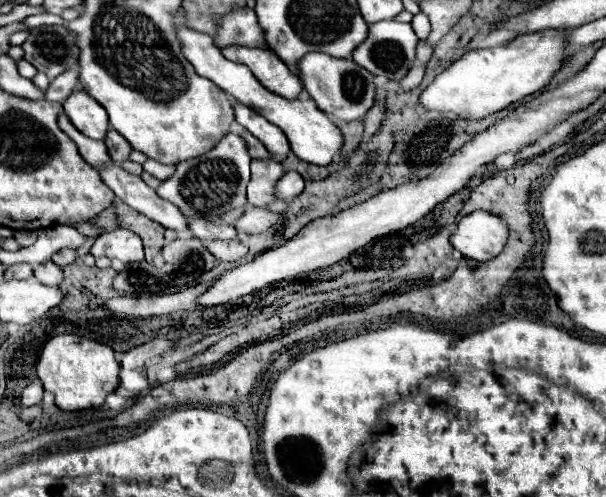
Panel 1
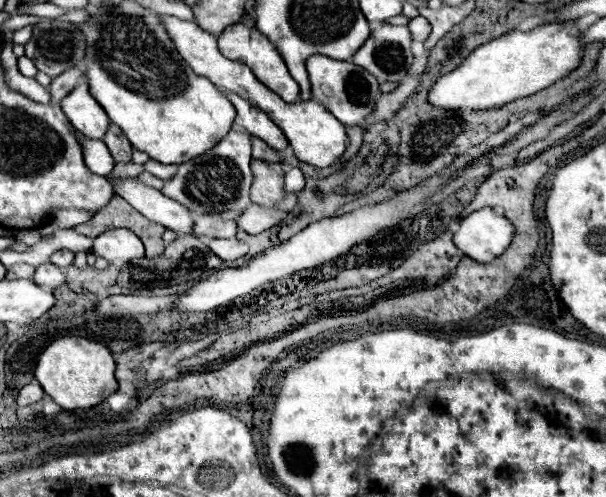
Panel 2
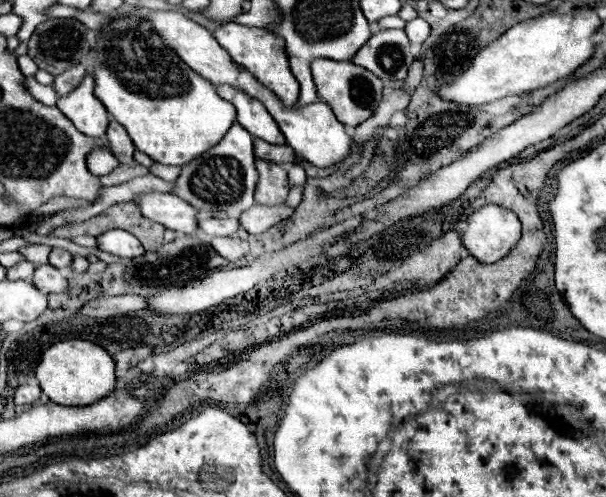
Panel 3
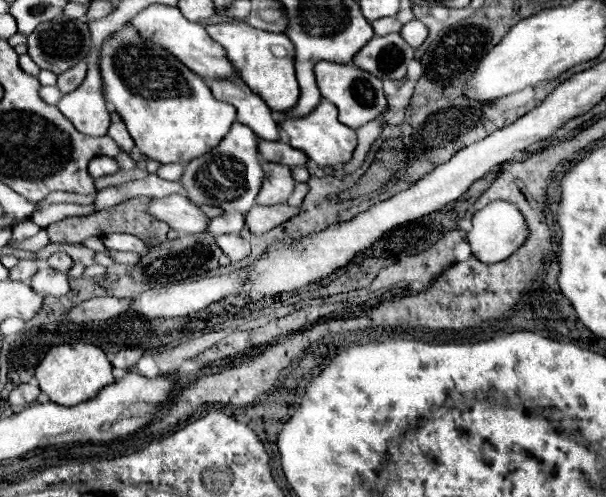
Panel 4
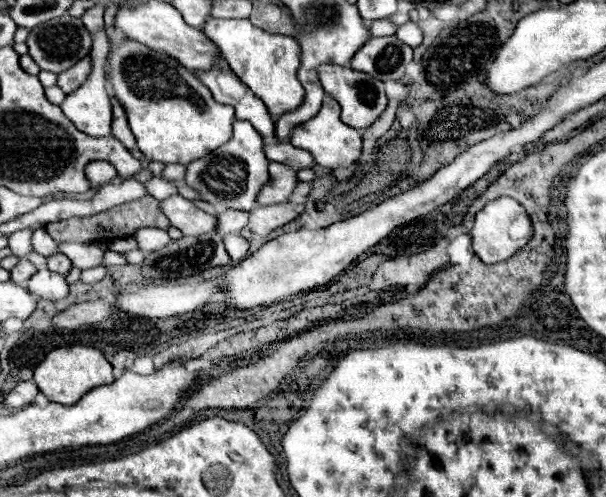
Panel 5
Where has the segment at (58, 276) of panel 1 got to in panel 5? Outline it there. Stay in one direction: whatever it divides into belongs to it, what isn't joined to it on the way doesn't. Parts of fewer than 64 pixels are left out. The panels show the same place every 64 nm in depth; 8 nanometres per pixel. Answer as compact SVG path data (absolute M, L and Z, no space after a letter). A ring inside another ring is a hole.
M38 270L30 280L28 280L28 290L40 298L46 300L62 300L68 296L68 282L64 276L56 274L56 272L48 272Z

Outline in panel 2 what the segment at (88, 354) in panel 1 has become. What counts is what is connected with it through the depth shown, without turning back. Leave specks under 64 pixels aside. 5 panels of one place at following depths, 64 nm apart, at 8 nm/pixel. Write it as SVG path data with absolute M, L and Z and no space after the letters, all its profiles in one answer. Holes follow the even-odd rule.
M76 336L54 340L40 354L36 364L36 378L42 384L44 392L50 394L52 400L64 410L92 408L102 404L118 388L114 372L116 372L116 362L106 346Z

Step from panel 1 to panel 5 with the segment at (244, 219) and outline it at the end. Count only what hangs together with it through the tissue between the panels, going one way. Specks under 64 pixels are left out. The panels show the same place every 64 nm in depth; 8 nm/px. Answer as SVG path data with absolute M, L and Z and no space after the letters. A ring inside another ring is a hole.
M272 204L270 208L260 208L256 206L250 212L250 222L248 228L256 234L256 236L268 236L272 230L288 224L290 220L294 220L296 216L300 216L304 210L304 204Z

